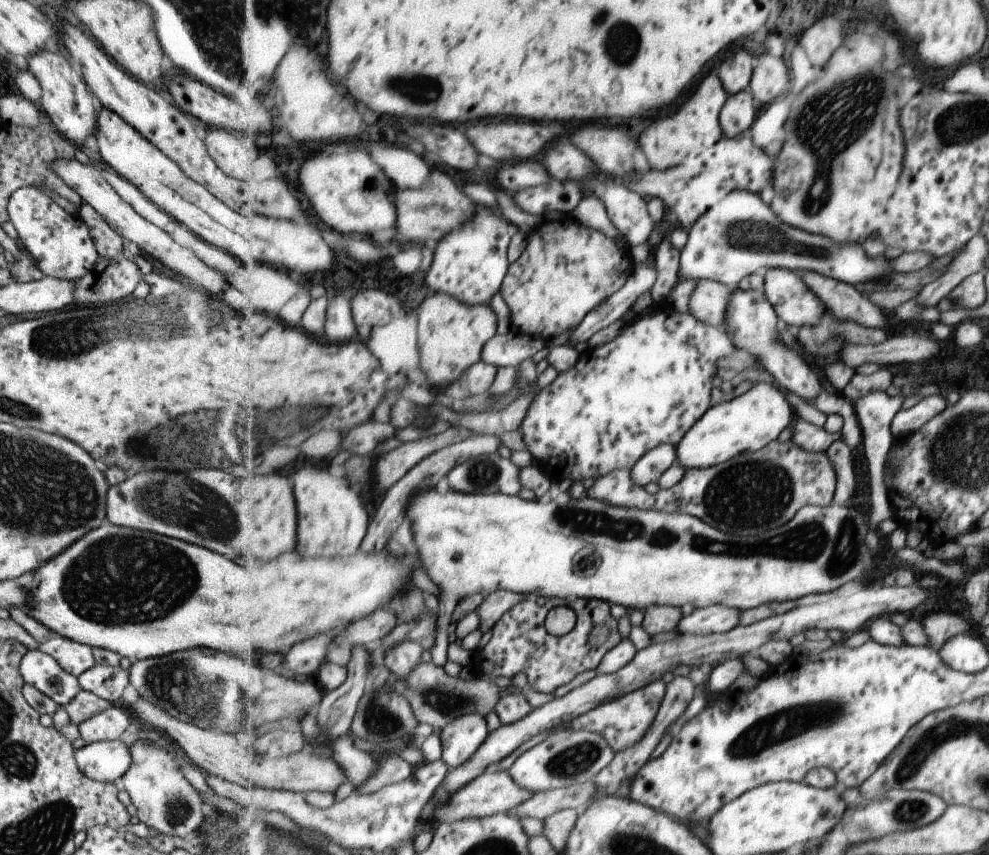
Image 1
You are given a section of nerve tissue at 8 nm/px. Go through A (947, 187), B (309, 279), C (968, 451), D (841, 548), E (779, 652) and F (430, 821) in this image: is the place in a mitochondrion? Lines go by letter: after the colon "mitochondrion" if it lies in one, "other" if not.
A: other
B: other
C: mitochondrion
D: mitochondrion
E: other
F: other

